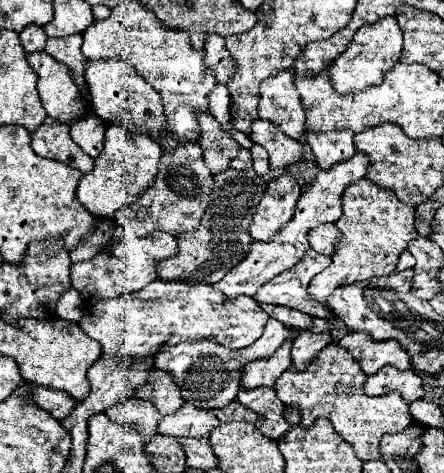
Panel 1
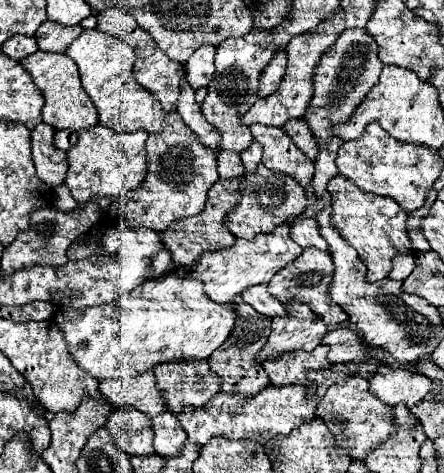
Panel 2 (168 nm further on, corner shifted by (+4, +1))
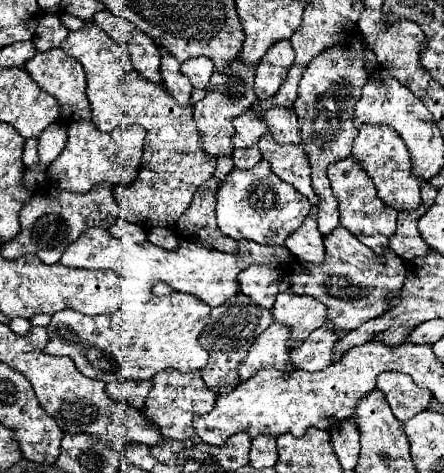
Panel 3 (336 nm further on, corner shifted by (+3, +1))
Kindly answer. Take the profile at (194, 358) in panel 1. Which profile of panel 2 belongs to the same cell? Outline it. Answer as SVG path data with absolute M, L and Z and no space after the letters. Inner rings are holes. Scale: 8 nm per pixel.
M207 358L203 360L173 360L163 362L153 368L153 374L157 378L157 386L165 392L165 400L169 404L171 412L181 412L185 406L203 408L217 392L221 392L221 376L217 376L211 368Z

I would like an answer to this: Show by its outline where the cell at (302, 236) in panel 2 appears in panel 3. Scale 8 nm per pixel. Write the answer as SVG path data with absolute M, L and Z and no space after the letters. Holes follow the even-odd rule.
M308 216L302 222L302 226L286 238L284 246L302 262L310 262L310 264L322 264L324 262L322 234L318 232L316 220L312 216Z

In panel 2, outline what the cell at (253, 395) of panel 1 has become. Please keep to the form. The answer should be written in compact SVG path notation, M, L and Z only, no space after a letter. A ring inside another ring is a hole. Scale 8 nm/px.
M237 302L237 314L239 314L239 320L237 320L237 328L233 328L233 336L229 336L229 340L225 340L225 344L209 356L209 366L213 368L213 372L221 374L223 392L243 394L247 398L253 398L269 386L269 376L265 376L265 370L253 364L259 348L265 344L269 336L269 318L261 316L259 312L249 308L249 304L245 302Z

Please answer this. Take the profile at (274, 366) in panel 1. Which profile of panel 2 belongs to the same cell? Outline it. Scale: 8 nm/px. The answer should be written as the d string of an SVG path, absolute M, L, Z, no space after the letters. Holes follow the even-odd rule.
M293 300L285 304L285 308L285 318L271 320L271 334L267 338L267 344L257 354L257 364L289 352L315 350L327 334L325 322L309 306Z

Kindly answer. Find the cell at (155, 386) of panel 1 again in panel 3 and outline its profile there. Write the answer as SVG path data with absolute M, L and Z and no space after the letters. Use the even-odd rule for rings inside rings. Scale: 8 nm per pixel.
M118 380L112 384L106 384L106 392L112 398L126 402L128 406L134 406L134 408L142 408L150 388L152 388L150 380Z

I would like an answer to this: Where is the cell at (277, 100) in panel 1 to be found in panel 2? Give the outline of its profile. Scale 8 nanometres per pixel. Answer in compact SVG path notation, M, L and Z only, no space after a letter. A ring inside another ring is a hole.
M281 50L273 56L273 60L269 62L269 66L261 72L261 78L259 78L259 98L267 98L271 96L277 88L279 88L279 82L285 74L285 68L287 68L287 54Z

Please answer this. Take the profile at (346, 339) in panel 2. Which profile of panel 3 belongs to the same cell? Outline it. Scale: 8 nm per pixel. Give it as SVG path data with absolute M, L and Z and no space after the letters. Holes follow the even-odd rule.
M322 324L318 330L314 330L298 348L290 350L290 362L294 368L306 370L306 372L318 372L330 366L330 352L334 348L336 332Z

